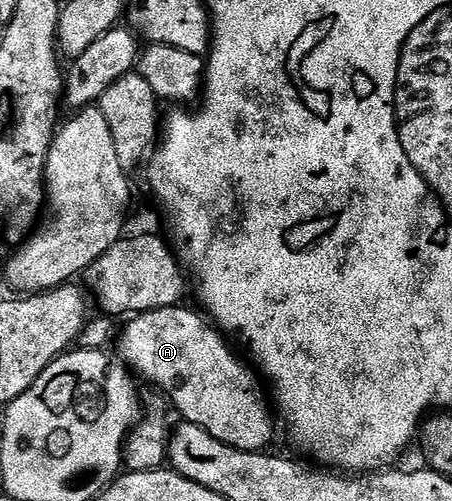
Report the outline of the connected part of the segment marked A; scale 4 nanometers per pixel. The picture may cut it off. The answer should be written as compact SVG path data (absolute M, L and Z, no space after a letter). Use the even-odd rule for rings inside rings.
M183 306L140 311L138 315L128 318L124 322L127 324L124 327L122 324L117 335L118 358L126 363L140 380L143 378L145 382L155 386L152 388L162 392L169 400L170 406L174 410L175 407L179 410L178 418L182 422L192 423L205 429L205 433L217 437L217 441L235 447L239 451L259 453L270 448L267 446L275 439L277 419L273 414L268 392L267 395L263 392L264 384L260 376L246 362L243 364L235 356L234 349L227 344L230 342L224 338L210 318L204 317L198 310L197 312L190 311L189 308Z

